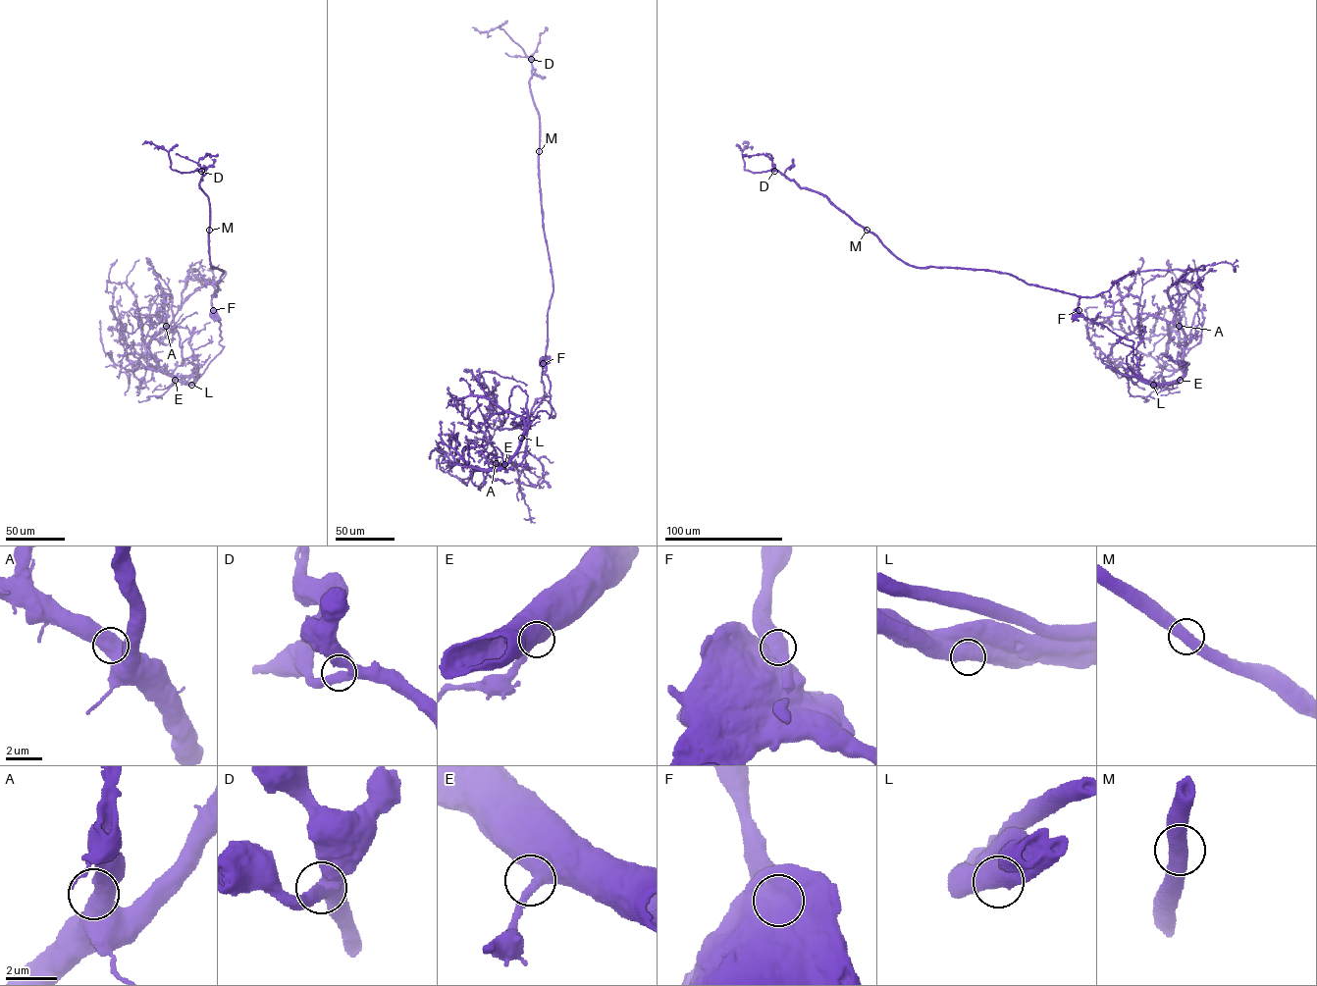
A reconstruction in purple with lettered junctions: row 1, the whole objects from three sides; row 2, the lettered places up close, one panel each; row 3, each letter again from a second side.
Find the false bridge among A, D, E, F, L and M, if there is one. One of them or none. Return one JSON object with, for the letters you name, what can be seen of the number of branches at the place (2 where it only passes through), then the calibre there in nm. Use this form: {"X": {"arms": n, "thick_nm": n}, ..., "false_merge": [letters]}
{"F": {"arms": 1, "thick_nm": 1150}, "false_merge": ["F"]}

